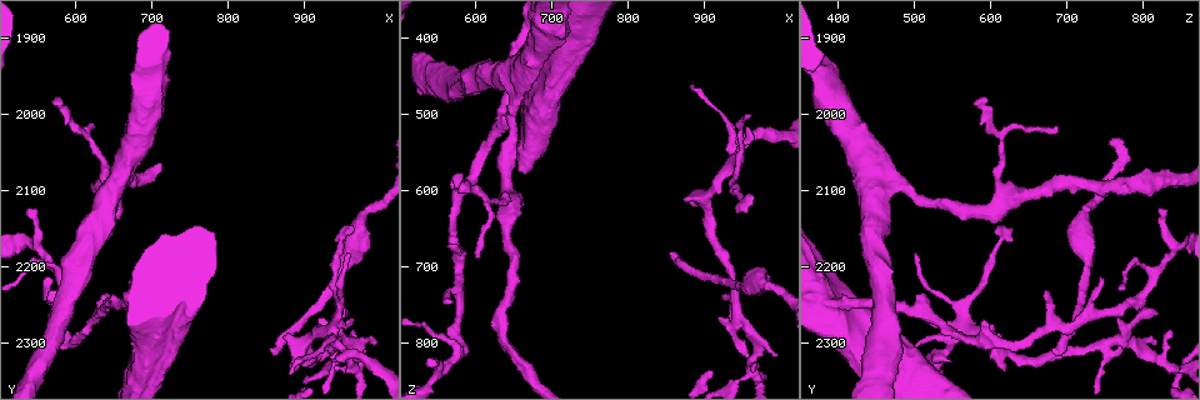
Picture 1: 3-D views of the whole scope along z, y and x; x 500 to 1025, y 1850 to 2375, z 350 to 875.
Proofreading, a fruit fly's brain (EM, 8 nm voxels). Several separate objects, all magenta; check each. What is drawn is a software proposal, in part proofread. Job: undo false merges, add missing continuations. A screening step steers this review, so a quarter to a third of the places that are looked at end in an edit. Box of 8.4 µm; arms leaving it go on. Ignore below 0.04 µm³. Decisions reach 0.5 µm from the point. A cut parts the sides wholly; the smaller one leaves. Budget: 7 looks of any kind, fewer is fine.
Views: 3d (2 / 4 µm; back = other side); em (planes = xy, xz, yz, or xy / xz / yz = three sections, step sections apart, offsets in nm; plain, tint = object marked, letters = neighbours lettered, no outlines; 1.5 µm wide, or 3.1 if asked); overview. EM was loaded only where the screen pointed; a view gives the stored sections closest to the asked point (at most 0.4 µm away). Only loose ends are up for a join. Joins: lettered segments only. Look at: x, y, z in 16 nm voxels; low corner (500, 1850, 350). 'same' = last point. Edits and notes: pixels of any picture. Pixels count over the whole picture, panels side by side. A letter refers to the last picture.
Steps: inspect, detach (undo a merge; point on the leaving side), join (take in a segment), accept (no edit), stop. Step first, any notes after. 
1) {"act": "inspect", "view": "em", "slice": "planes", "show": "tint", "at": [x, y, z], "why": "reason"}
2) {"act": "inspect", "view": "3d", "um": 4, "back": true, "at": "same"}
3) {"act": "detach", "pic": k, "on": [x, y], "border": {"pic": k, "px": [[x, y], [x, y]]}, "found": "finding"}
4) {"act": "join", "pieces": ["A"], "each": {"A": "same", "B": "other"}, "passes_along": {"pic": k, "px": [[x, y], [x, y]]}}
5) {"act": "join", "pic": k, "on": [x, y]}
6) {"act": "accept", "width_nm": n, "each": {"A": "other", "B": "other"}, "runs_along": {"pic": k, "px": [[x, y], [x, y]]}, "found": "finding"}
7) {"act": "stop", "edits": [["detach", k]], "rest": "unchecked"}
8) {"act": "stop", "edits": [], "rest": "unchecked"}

{"act": "inspect", "view": "3d", "um": 4, "at": [960, 2185, 500], "why": "thin end"}

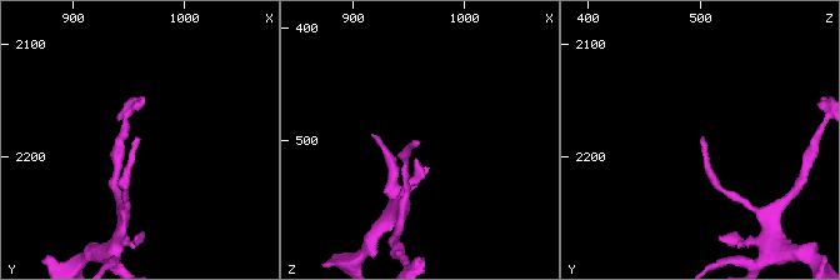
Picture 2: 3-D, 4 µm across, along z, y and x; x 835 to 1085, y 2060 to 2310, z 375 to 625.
{"act": "inspect", "view": "em", "slice": "planes", "show": "letters", "at": [962, 2184, 502], "why": "shape alone is not enough"}

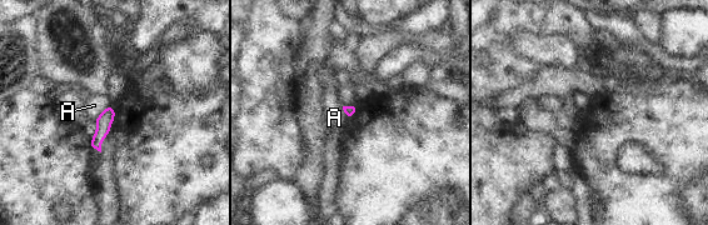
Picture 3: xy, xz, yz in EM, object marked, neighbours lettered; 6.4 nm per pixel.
{"act": "accept", "width_nm": 60, "each": {"A": "other"}, "runs_along": {"pic": 3, "px": [[110, 109], [94, 145]]}, "found": "none of them fits"}

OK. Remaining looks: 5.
{"act": "inspect", "view": "3d", "um": 2, "at": [600, 2015, 685], "why": "tapers out"}

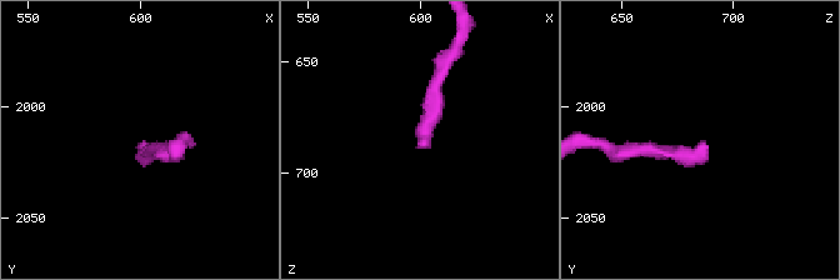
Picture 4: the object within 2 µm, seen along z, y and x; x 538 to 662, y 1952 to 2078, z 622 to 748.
{"act": "inspect", "view": "em", "slice": "xy", "step": 4, "show": "tint", "at": [600, 2016, 687], "why": "now the EM"}

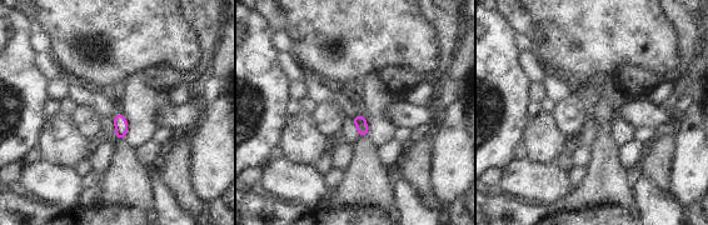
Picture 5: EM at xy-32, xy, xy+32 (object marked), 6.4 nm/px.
{"act": "inspect", "view": "em", "slice": "planes", "show": "letters", "at": "same", "why": "another direction"}

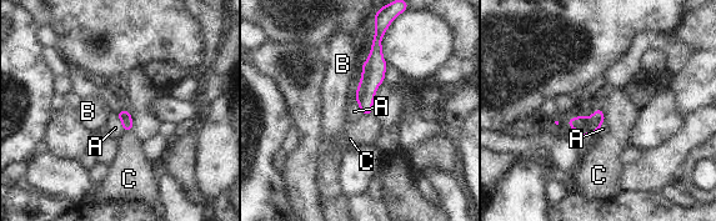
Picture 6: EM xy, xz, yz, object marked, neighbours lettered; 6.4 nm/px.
{"act": "accept", "each": {"A": "other", "B": "other", "C": "other"}, "runs_along": {"pic": 6, "px": [[377, 39], [365, 111]]}, "found": "none of them fits"}

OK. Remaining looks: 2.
{"act": "inspect", "view": "3d", "um": 2, "at": [540, 2125, 830], "why": "thin end"}

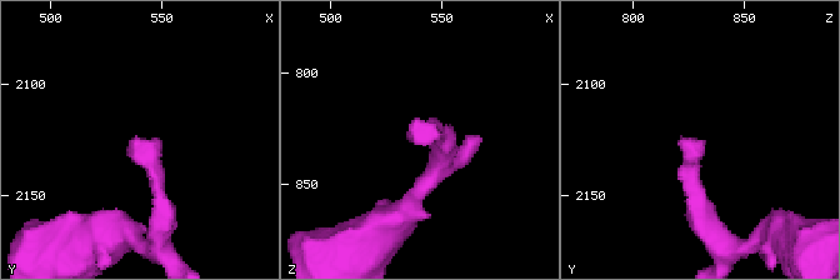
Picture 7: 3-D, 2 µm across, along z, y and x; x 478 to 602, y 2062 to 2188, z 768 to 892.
{"act": "inspect", "view": "em", "slice": "planes", "show": "letters", "at": [540, 2124, 832]}

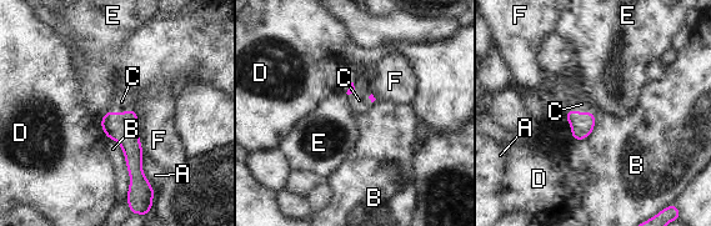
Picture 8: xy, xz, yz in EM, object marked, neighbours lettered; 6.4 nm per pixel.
{"act": "join", "pieces": ["C"], "each": {"A": "other", "B": "other", "C": "same", "D": "other", "E": "other", "F": "other"}, "passes_along": {"pic": 8, "px": [[582, 124], [580, 112], [581, 104]]}, "found": "it goes on there"}

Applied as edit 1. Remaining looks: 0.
{"act": "stop", "edits": [["join", 8]], "rest": "unchecked"}

